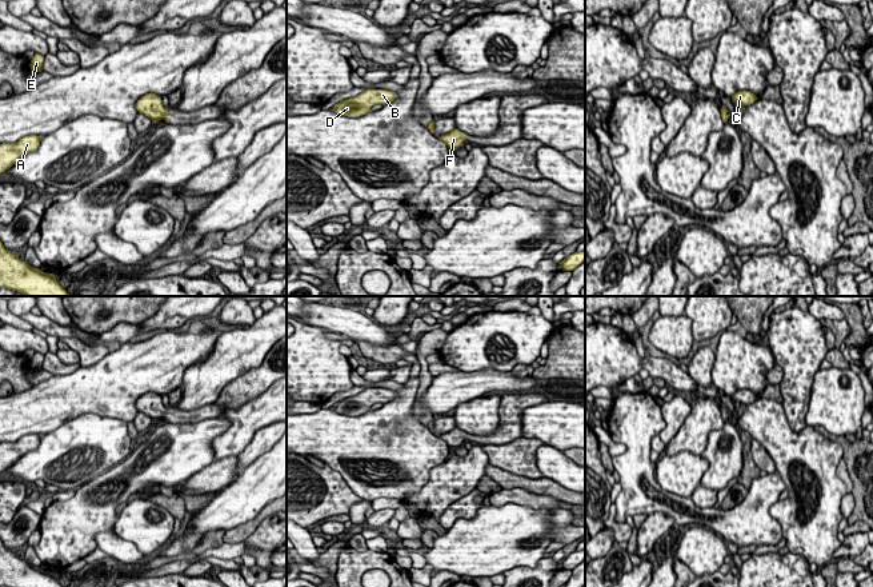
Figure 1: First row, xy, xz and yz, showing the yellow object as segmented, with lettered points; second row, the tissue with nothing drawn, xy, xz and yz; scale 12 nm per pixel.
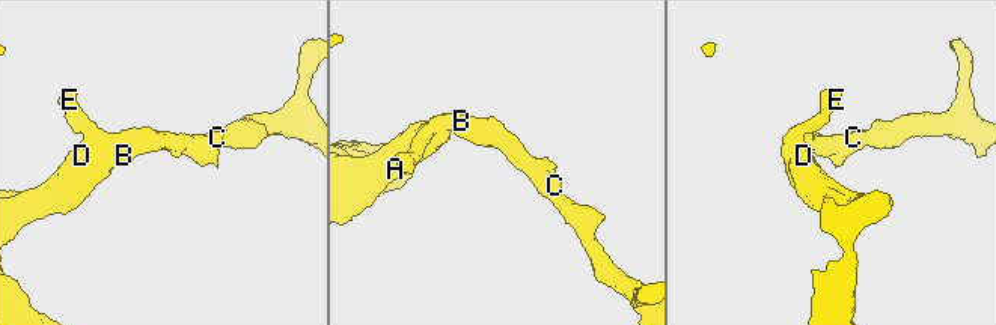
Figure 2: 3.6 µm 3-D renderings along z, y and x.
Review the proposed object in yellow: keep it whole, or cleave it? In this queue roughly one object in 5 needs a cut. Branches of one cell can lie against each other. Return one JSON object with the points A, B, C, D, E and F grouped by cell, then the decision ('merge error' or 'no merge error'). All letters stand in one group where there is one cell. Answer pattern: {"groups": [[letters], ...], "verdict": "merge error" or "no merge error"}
{"groups": [["A", "B", "C", "D", "E", "F"]], "verdict": "no merge error"}

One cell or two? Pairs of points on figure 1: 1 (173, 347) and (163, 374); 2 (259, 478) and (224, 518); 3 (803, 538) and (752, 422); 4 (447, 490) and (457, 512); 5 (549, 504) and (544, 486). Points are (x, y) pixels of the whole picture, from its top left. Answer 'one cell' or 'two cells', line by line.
1: one cell
2: one cell
3: one cell
4: two cells
5: two cells

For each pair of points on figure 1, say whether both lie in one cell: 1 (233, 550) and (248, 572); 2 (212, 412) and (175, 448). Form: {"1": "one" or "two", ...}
{"1": "two", "2": "two"}

